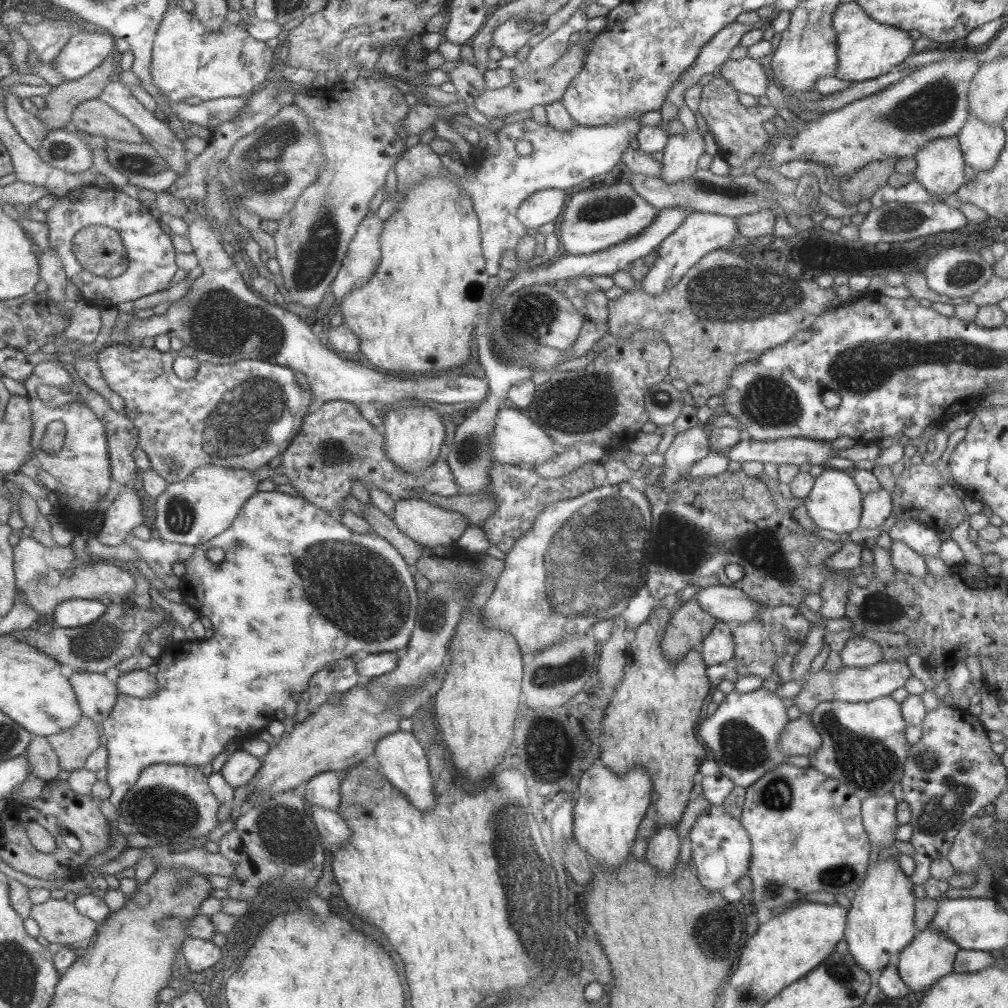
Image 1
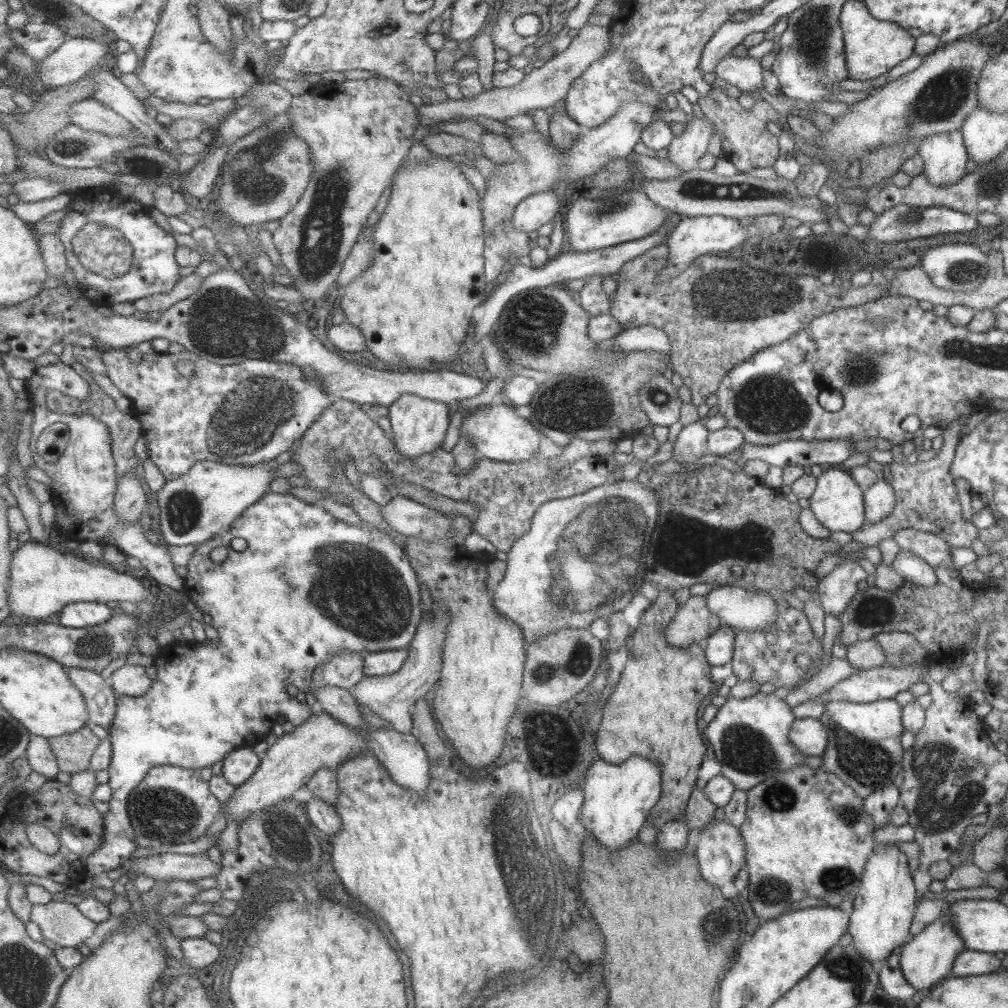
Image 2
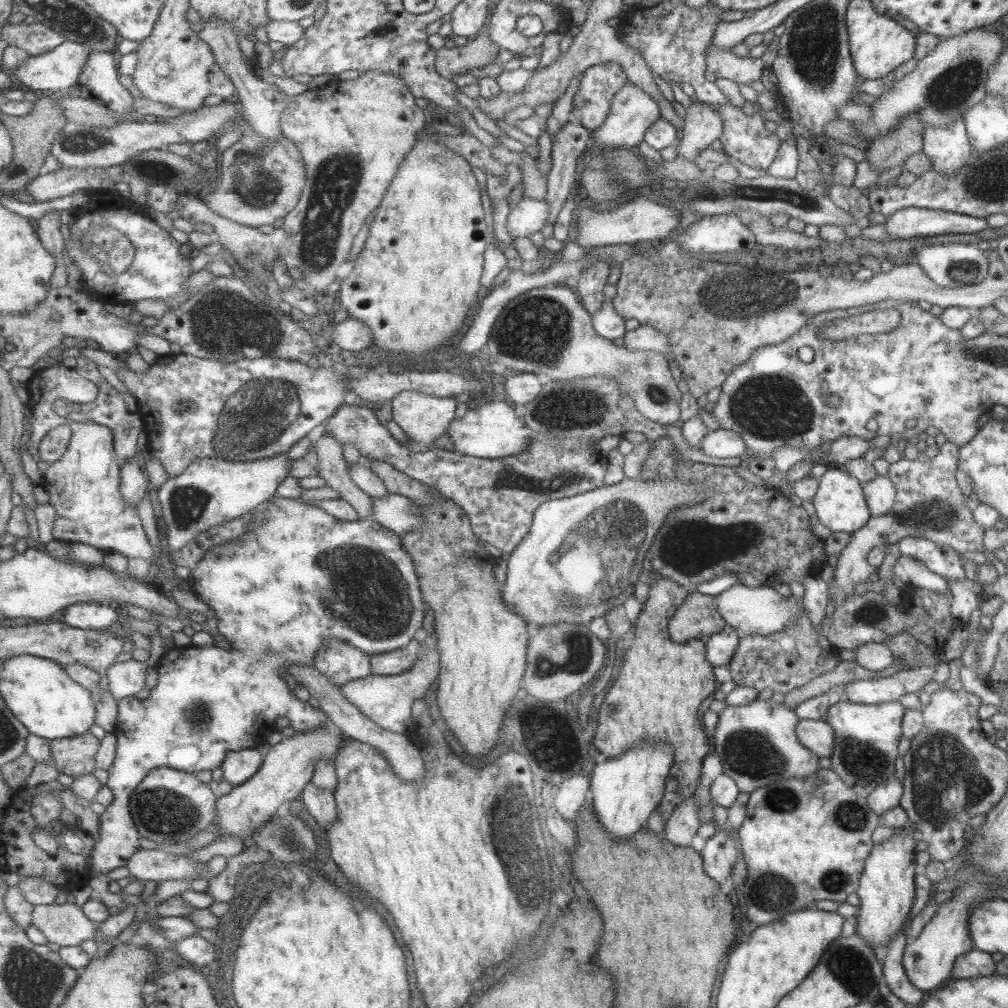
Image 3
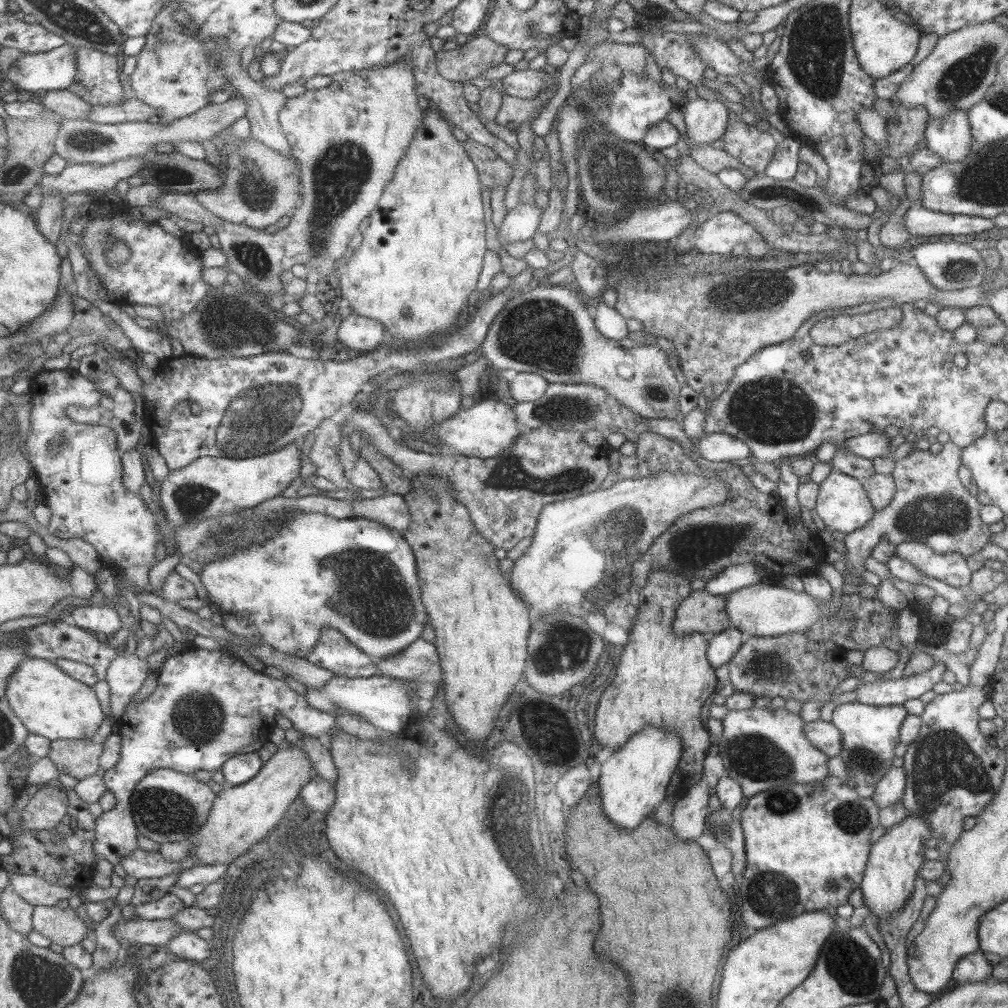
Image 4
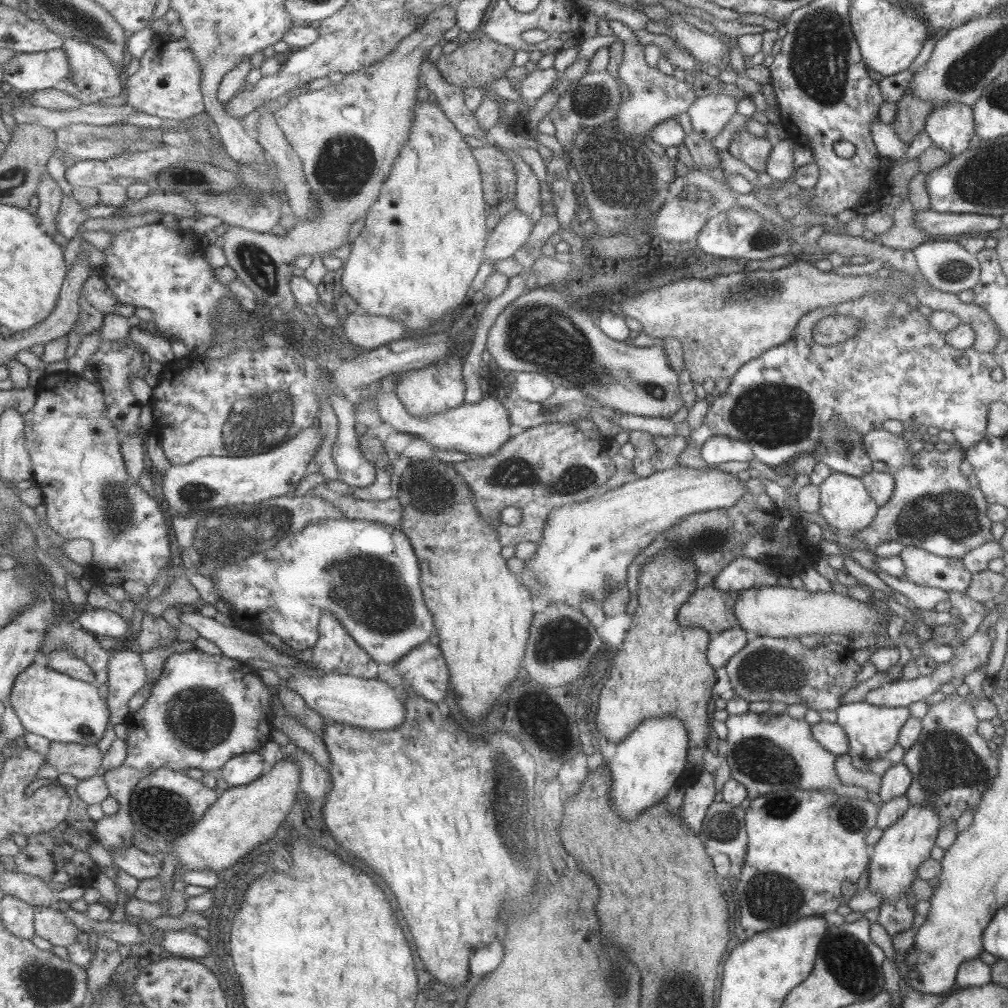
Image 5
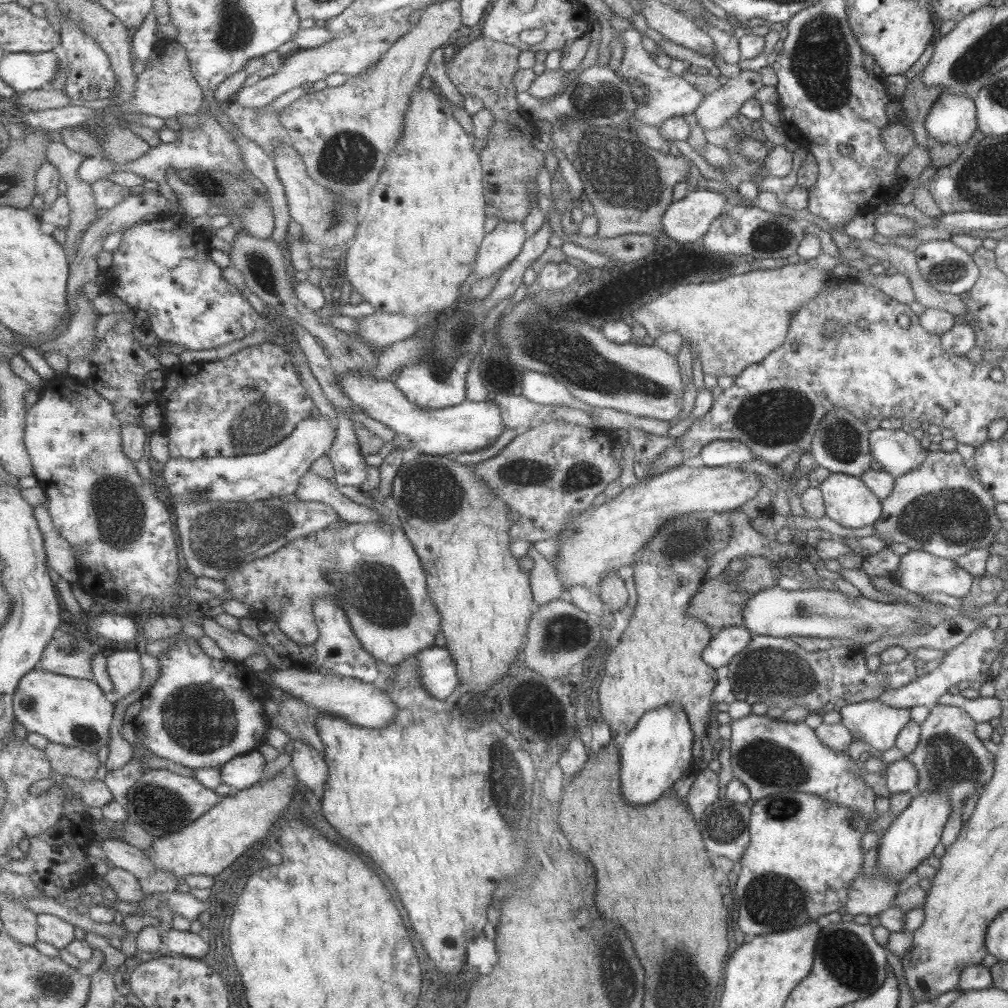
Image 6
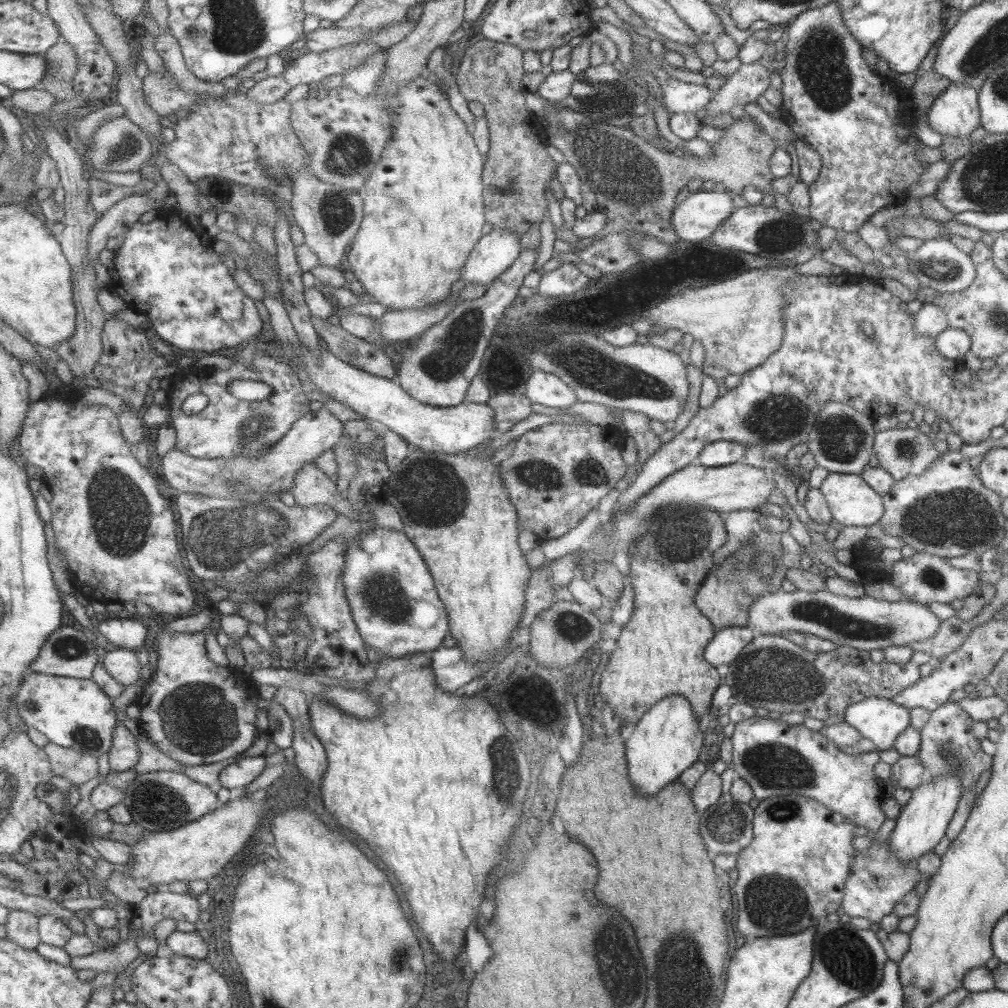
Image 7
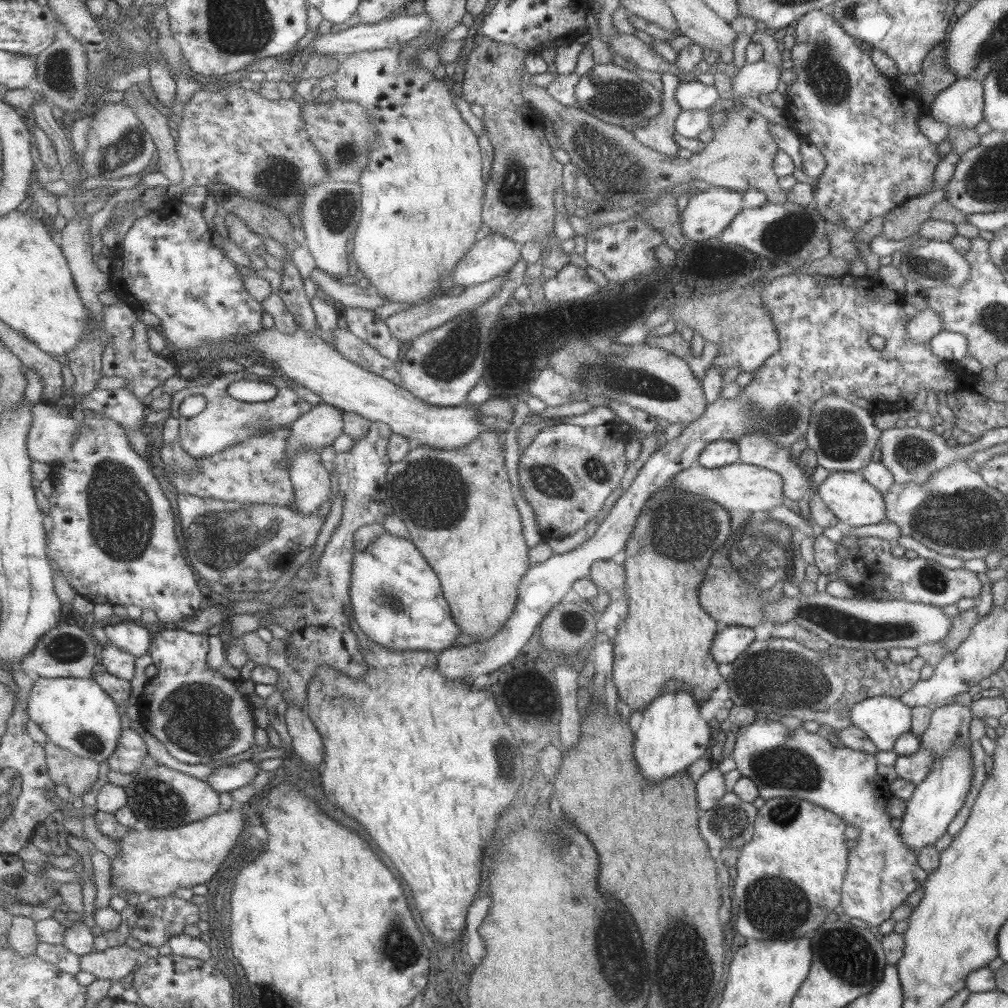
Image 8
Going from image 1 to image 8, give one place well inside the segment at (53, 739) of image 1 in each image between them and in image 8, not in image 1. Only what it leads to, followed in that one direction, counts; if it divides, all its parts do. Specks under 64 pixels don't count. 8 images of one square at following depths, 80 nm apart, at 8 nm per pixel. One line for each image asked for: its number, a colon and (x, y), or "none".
2: (75, 751)
3: (76, 756)
4: (80, 758)
5: (83, 762)
6: (82, 764)
7: (78, 767)
8: (78, 773)

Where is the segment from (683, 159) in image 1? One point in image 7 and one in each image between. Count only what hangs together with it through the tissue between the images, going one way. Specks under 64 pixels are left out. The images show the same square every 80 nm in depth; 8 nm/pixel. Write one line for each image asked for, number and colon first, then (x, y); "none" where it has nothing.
2: (685, 150)
3: (701, 126)
4: (704, 120)
5: (707, 114)
6: (717, 108)
7: (743, 86)

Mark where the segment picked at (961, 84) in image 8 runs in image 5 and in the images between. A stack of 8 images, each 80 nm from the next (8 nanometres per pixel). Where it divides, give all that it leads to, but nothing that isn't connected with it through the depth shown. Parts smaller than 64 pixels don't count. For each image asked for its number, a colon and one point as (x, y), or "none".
5: (950, 127)
6: (952, 119)
7: (954, 112)

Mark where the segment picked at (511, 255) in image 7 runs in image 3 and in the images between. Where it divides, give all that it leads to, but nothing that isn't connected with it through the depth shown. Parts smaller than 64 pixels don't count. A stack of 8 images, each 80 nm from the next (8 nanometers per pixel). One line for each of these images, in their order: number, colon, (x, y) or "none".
3: (529, 214)
4: (520, 224)
5: (512, 231)
6: (502, 245)

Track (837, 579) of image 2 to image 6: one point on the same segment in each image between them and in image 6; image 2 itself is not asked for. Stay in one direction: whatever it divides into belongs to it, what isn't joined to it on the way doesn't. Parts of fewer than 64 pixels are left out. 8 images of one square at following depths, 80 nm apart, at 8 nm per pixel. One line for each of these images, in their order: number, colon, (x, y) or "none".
3: (928, 504)
4: (930, 506)
5: (932, 506)
6: (937, 507)

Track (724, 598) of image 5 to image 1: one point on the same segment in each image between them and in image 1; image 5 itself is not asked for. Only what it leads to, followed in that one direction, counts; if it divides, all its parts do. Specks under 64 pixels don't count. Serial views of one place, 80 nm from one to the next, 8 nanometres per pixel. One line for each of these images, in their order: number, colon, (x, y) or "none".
1: (690, 623)
2: (691, 623)
3: (696, 617)
4: (699, 611)

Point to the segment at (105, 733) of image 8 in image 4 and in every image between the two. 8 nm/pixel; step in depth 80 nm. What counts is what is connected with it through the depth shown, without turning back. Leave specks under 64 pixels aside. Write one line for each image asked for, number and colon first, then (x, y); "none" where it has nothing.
4: (51, 703)
5: (53, 704)
6: (75, 712)
7: (75, 713)

